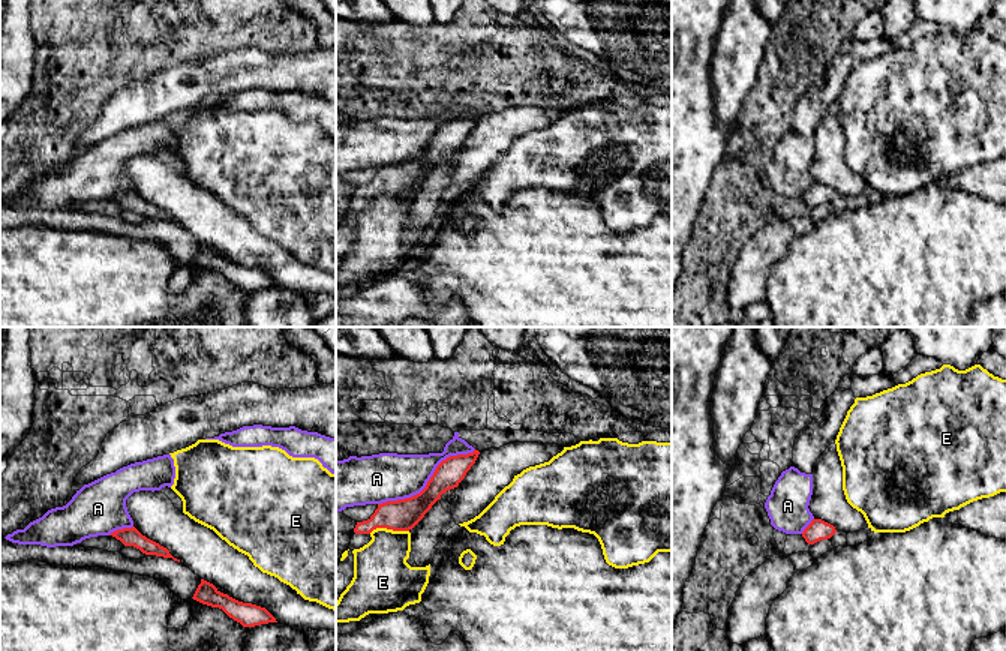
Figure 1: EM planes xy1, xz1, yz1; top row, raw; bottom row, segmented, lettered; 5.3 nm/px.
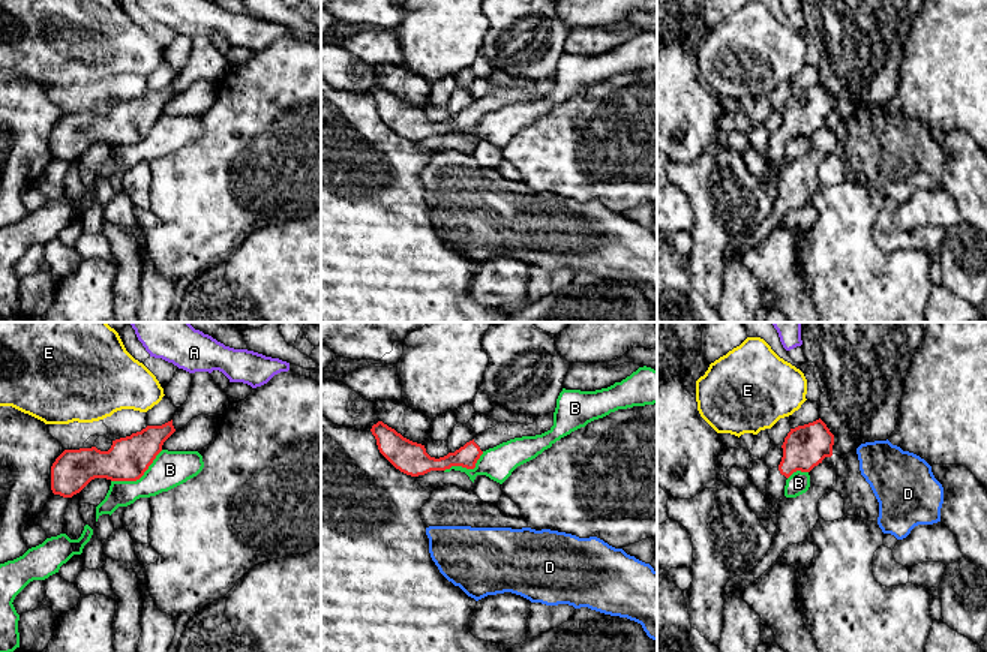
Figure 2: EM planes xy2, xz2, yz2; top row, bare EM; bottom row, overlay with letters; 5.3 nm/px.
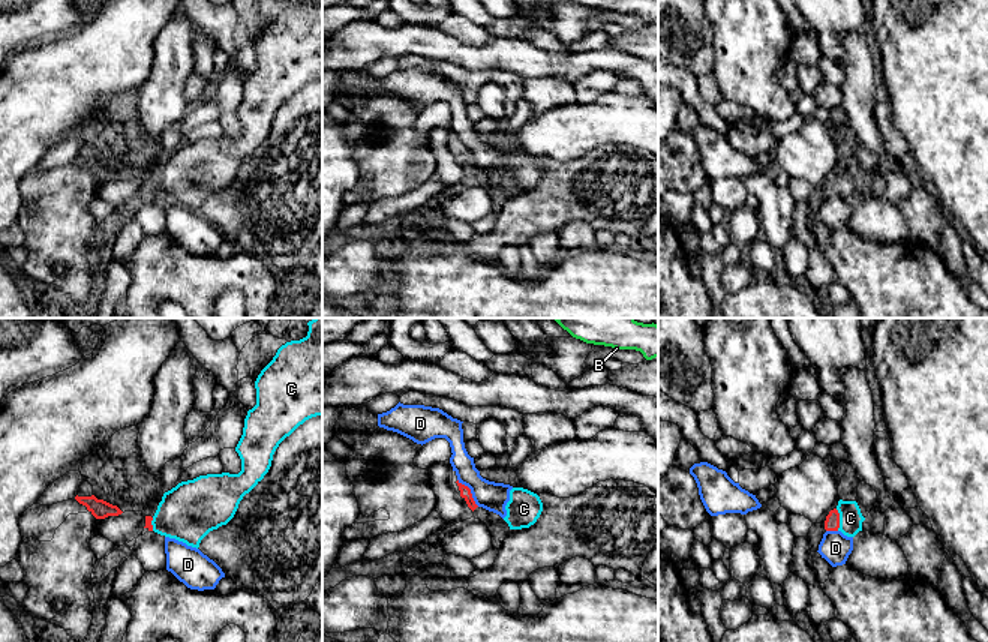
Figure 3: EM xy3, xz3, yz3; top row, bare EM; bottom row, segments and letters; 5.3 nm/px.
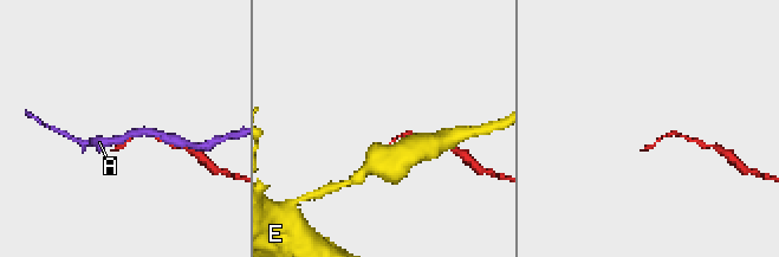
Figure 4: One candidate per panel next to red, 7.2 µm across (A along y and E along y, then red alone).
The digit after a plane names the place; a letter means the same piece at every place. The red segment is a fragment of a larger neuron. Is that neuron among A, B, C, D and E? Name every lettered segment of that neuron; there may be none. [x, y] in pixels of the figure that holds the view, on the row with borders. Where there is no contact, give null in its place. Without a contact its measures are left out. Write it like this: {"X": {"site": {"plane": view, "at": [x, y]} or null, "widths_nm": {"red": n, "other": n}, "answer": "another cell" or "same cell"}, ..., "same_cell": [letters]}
{"A": {"site": {"plane": "xz1", "at": [428, 482]}, "widths_nm": {"red": 170, "other": 260}, "answer": "another cell"}, "B": {"site": {"plane": "xy2", "at": [138, 478]}, "widths_nm": {"red": 220, "other": 190}, "answer": "another cell"}, "C": {"site": {"plane": "yz3", "at": [838, 519]}, "widths_nm": {"red": 80, "other": 130}, "answer": "same cell"}, "D": {"site": {"plane": "xz3", "at": [470, 492]}, "widths_nm": {"red": 60, "other": 160}, "answer": "another cell"}, "E": {"site": {"plane": "xz1", "at": [389, 528]}, "widths_nm": {"red": 170, "other": 300}, "answer": "another cell"}, "same_cell": ["C"]}

